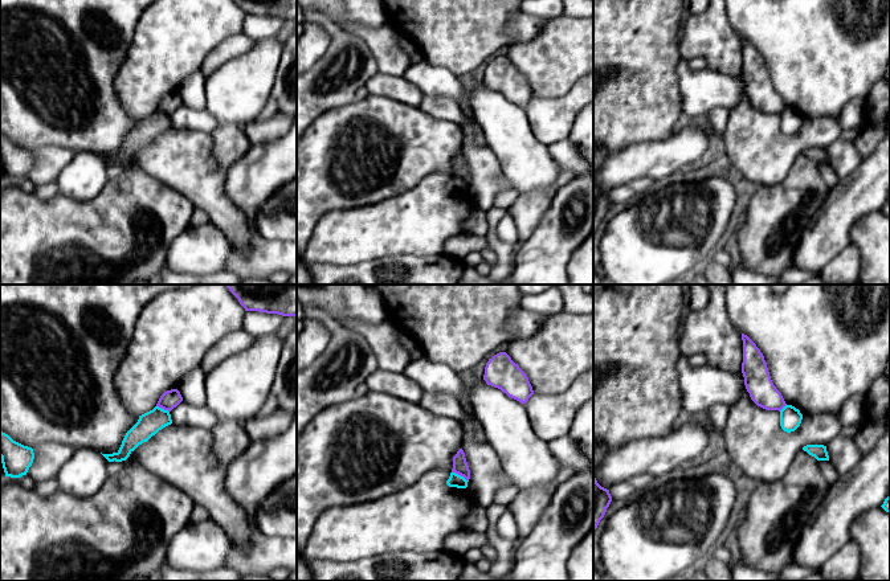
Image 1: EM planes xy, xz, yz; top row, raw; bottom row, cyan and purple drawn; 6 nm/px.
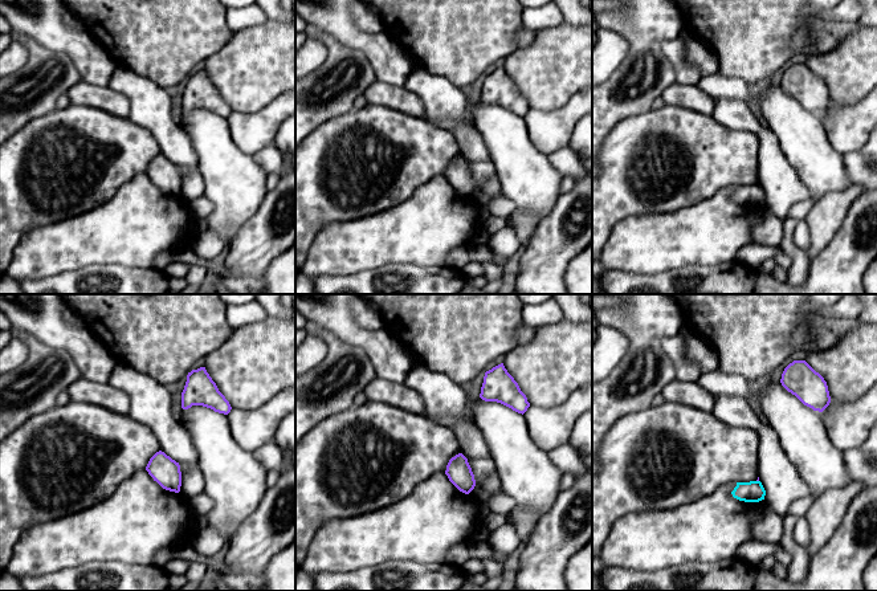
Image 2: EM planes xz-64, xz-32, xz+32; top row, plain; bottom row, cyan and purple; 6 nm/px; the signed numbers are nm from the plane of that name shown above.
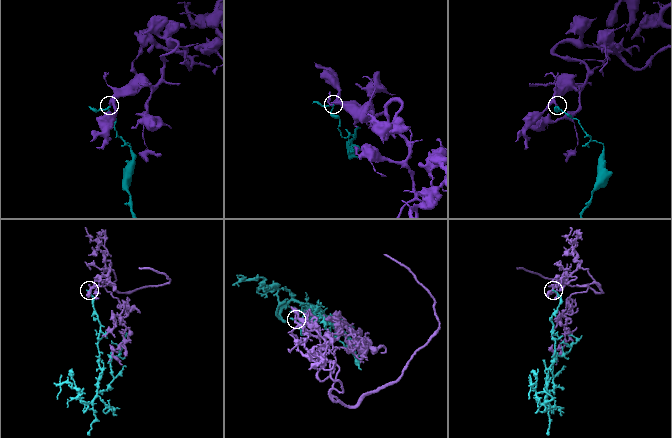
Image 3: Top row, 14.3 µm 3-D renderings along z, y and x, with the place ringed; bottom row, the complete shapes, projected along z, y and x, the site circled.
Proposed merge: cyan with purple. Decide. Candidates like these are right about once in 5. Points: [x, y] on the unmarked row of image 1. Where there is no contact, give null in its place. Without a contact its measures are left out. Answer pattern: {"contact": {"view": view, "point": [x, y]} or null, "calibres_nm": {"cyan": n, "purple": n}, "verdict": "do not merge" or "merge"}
{"contact": {"view": "xz", "point": [460, 179]}, "calibres_nm": {"cyan": 80, "purple": 100}, "verdict": "do not merge"}

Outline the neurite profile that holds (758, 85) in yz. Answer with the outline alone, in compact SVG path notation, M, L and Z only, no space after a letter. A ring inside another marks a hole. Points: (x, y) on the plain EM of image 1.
M744 37L742 77L751 103L766 114L781 114L787 107L773 89L767 66L756 48Z

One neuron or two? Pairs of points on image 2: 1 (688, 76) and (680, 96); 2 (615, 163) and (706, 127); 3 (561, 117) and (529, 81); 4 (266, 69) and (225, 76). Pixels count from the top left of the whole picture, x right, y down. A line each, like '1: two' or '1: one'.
1: two
2: one
3: two
4: one

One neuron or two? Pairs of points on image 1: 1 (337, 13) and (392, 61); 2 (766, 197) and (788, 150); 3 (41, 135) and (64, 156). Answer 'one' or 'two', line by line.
1: one
2: two
3: two

